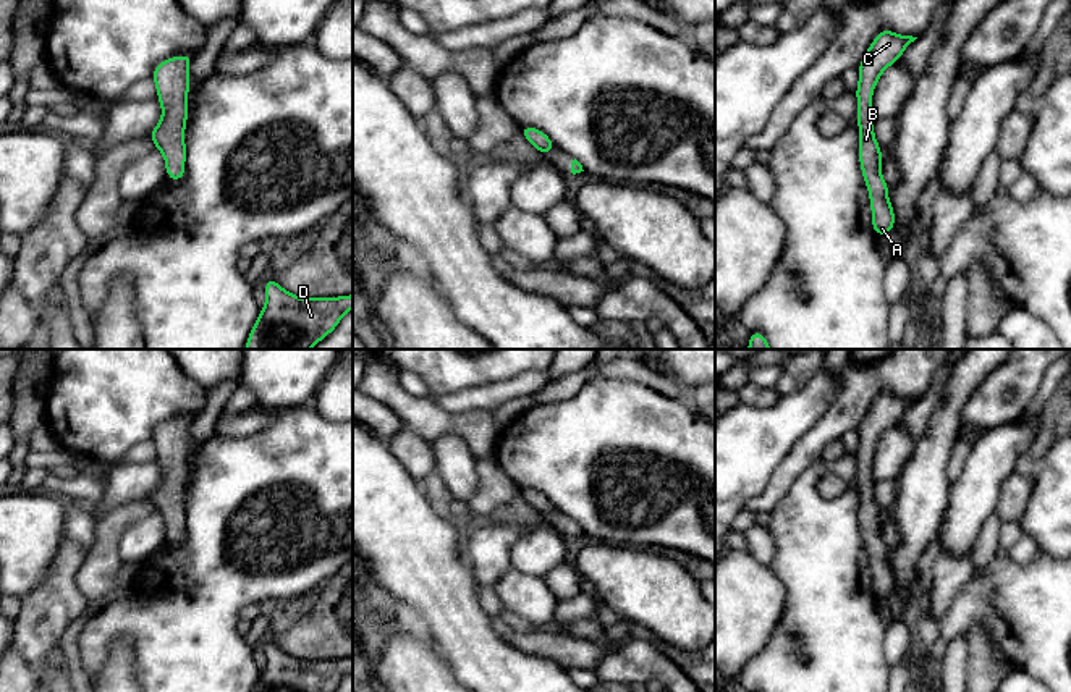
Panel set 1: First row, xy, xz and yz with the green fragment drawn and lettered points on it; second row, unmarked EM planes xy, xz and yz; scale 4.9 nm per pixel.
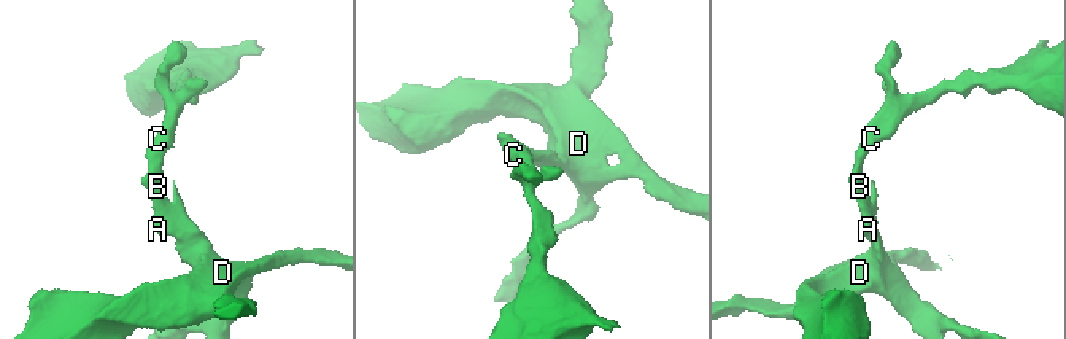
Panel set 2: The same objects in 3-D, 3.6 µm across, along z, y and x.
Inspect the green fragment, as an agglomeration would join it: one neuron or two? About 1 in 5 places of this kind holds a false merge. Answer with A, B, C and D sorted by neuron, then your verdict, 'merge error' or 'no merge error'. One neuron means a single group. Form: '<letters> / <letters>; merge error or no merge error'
A B C D; no merge error

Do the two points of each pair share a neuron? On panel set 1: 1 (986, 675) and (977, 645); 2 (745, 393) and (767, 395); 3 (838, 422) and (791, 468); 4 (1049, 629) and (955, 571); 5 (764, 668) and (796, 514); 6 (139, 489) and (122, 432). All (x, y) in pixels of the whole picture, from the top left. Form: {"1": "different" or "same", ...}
{"1": "same", "2": "same", "3": "same", "4": "different", "5": "same", "6": "different"}

